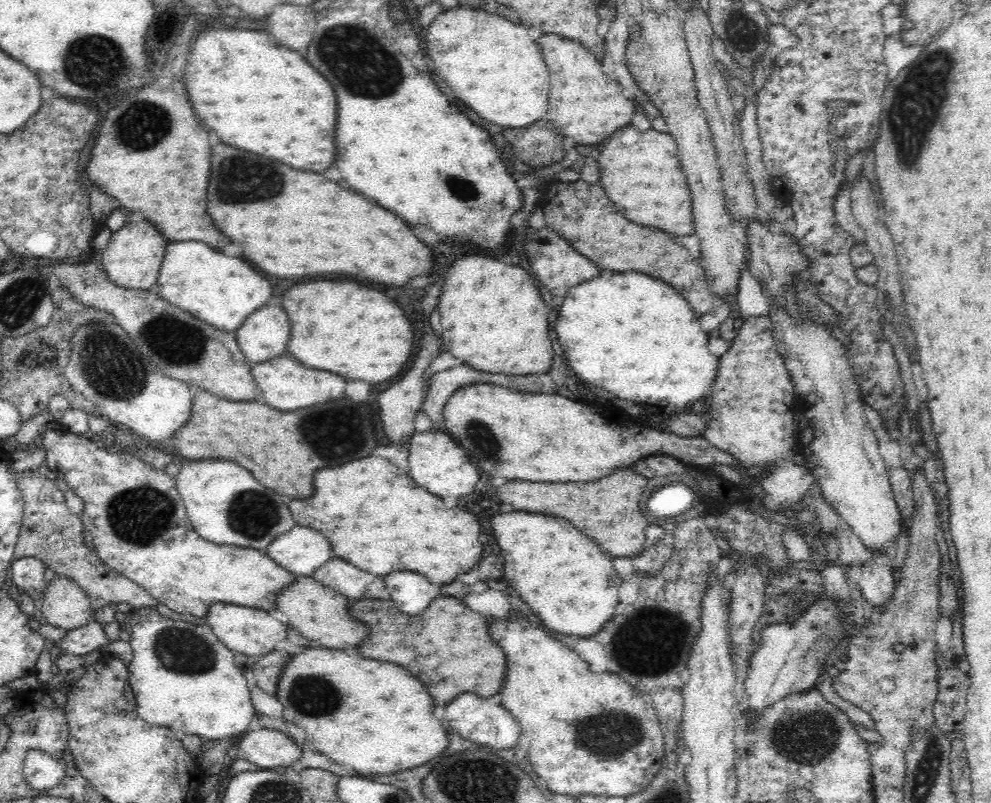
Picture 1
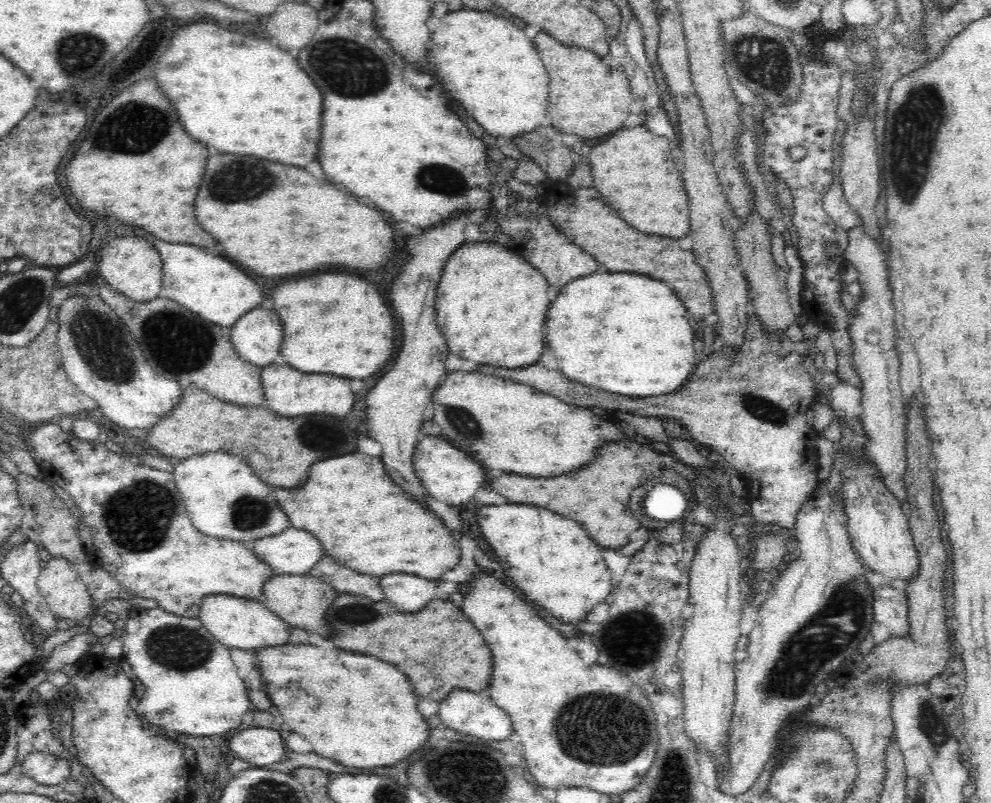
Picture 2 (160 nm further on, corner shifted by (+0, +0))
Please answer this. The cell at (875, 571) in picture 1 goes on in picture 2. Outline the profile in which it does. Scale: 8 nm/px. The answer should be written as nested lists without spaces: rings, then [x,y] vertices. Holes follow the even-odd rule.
[[[887,584],[879,591],[873,591],[873,611],[875,621],[884,625],[894,638],[908,638],[910,634],[910,618],[907,598]]]

